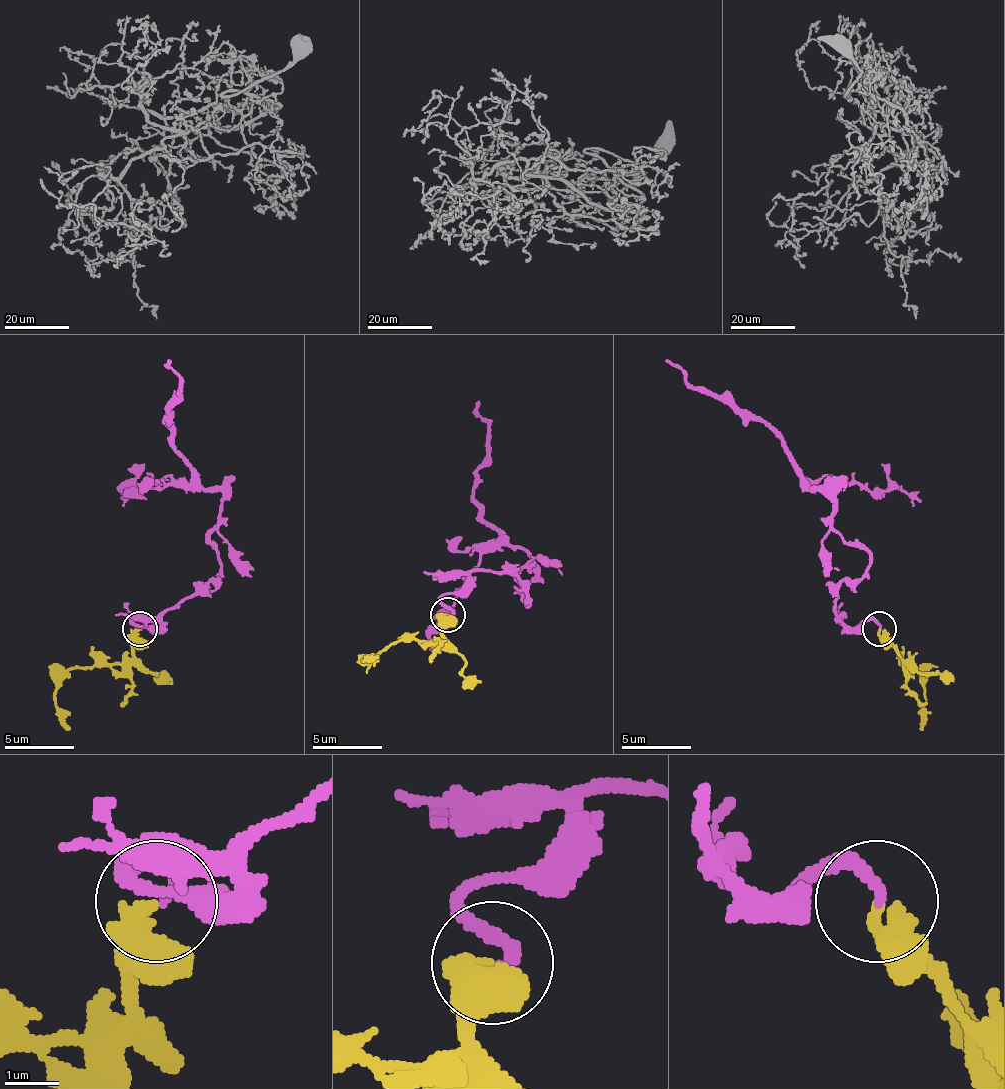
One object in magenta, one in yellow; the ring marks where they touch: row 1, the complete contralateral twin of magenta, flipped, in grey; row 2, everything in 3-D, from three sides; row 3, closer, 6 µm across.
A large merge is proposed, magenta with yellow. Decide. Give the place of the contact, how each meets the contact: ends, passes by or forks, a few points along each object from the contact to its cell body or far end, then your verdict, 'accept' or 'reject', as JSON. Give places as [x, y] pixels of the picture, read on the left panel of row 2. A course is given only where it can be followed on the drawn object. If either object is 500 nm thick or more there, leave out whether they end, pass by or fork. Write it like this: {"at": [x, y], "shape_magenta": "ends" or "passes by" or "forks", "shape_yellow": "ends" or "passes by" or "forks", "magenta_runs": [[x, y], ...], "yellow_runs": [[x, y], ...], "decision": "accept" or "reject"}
{"at": [139, 628], "shape_magenta": "ends", "shape_yellow": "ends", "magenta_runs": [[140, 628], [216, 579], [220, 555], [223, 496], [164, 423], [178, 396], [168, 358]], "yellow_runs": [[140, 628], [140, 645], [126, 662], [81, 666], [61, 683], [57, 721], [67, 731]], "decision": "accept"}

